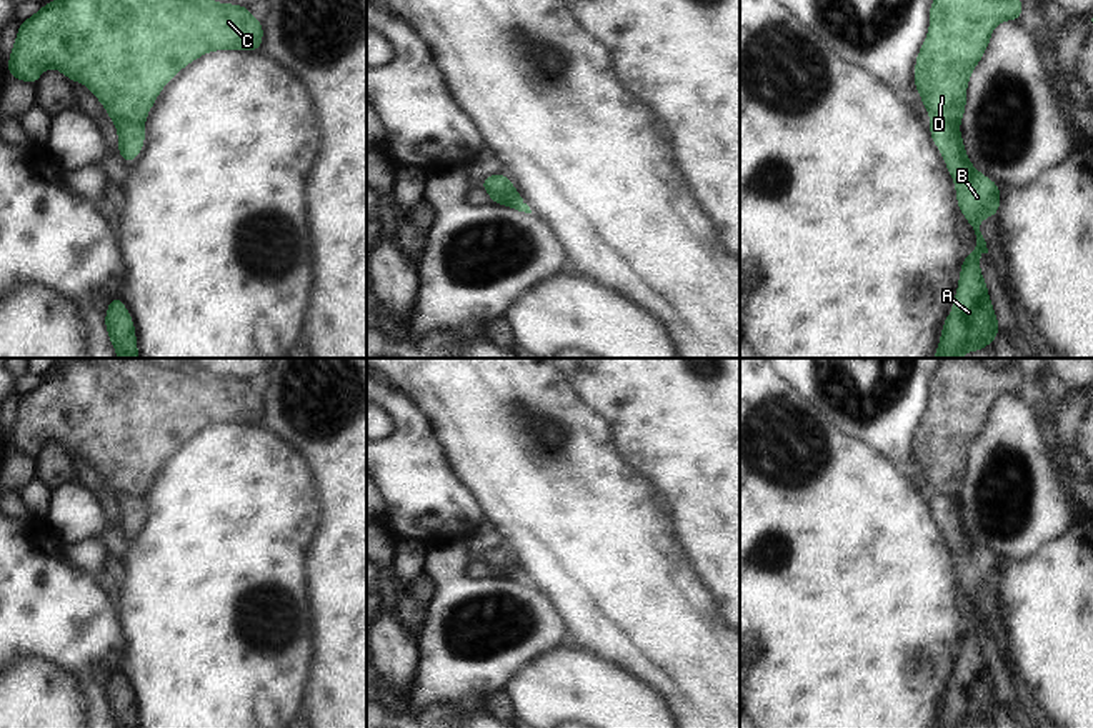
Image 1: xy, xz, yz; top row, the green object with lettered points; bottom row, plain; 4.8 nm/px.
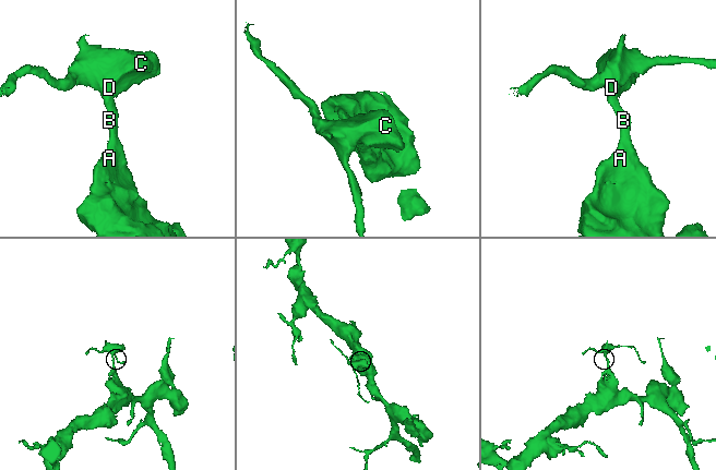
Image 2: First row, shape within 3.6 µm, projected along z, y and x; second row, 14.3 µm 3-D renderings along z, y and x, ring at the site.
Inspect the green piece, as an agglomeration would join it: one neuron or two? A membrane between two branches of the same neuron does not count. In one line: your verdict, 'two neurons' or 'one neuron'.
two neurons

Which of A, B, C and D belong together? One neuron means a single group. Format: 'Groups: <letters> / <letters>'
Groups: A B / C D.

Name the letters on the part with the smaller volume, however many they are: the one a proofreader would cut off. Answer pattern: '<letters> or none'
C, D.

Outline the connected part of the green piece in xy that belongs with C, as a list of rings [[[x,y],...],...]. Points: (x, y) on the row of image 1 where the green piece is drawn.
[[[57,0],[20,22],[8,75],[38,85],[45,68],[58,68],[87,85],[113,118],[140,127],[160,90],[188,63],[212,50],[260,52],[263,25],[248,7],[213,0]]]

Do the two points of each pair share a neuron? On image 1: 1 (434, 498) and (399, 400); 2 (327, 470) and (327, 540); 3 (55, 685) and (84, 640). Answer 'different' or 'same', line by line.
1: same
2: same
3: different

